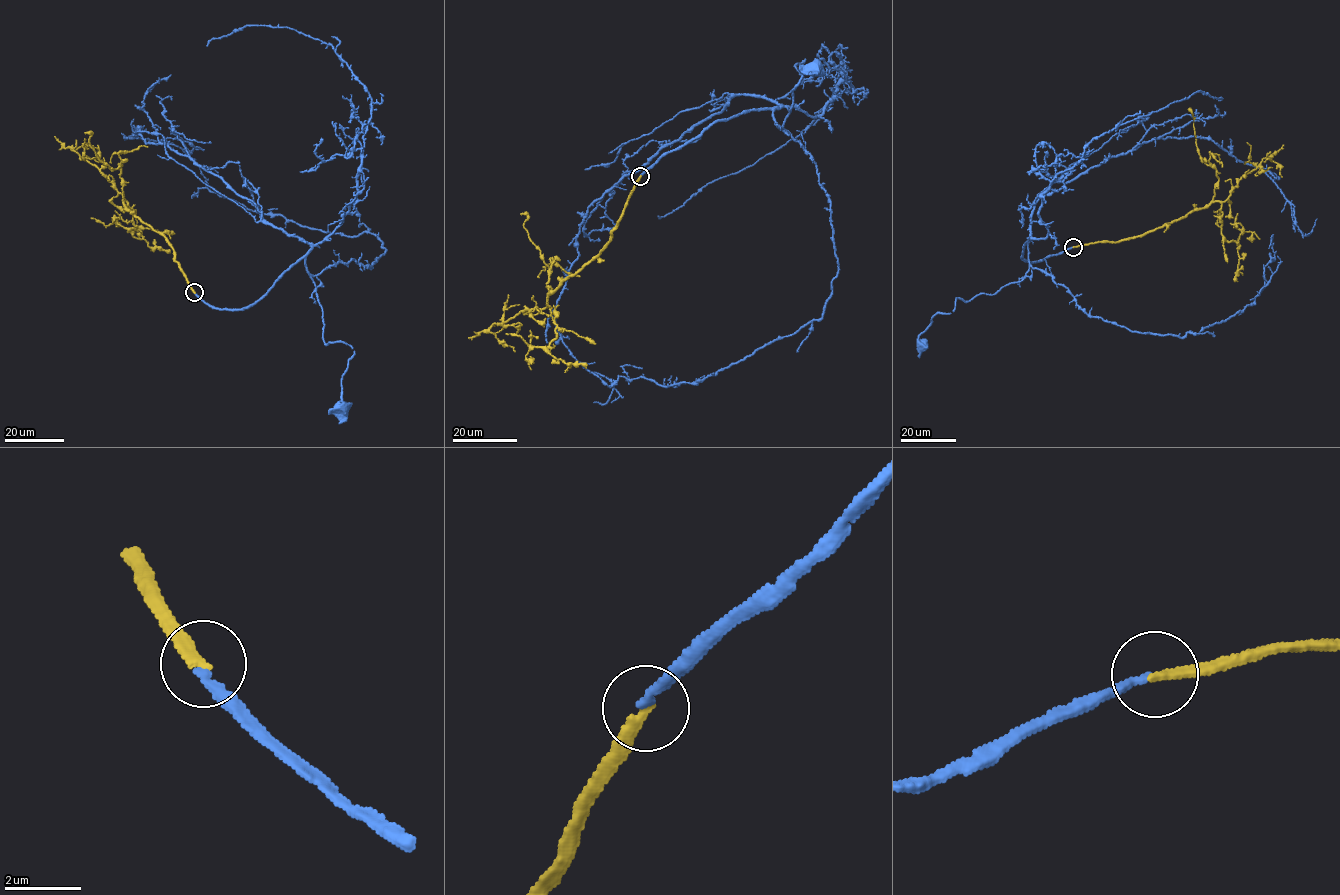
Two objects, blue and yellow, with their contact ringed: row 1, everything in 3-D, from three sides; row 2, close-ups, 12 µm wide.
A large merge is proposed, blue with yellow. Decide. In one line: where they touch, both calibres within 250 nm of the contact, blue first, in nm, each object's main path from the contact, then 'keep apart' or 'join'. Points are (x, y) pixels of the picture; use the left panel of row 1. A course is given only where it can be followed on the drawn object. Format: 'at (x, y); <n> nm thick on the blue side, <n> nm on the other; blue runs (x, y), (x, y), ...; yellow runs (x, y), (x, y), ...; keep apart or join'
at (194, 292); 240 nm thick on the blue side, 280 nm on the other; blue runs (194, 293), (213, 307), (243, 309), (304, 257), (325, 344), (344, 342), (354, 351), (342, 376), (341, 408); yellow runs (194, 292), (171, 244), (126, 208), (120, 167), (98, 159), (89, 144), (92, 133), (85, 134); join

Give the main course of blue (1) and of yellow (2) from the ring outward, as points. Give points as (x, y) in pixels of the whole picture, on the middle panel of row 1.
1: (640, 176), (713, 123), (746, 110), (772, 109), (781, 129), (802, 76), (829, 73), (824, 59), (813, 67)
2: (640, 176), (605, 248), (548, 294), (548, 266), (523, 226), (528, 218), (521, 215)

